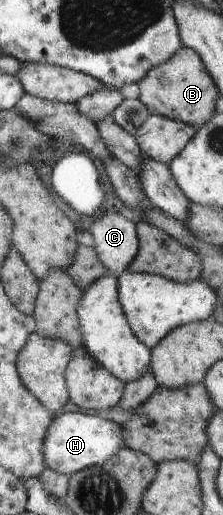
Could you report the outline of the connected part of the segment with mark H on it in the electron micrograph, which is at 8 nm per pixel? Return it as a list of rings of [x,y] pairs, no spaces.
[[[82,412],[63,413],[54,417],[43,439],[43,463],[47,469],[69,477],[93,465],[103,465],[125,445],[123,429],[117,423]]]

